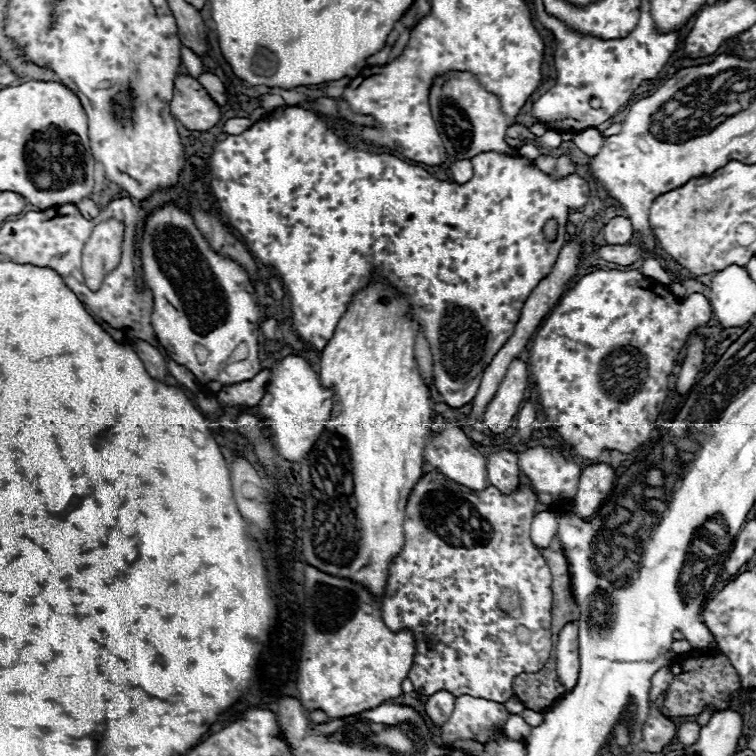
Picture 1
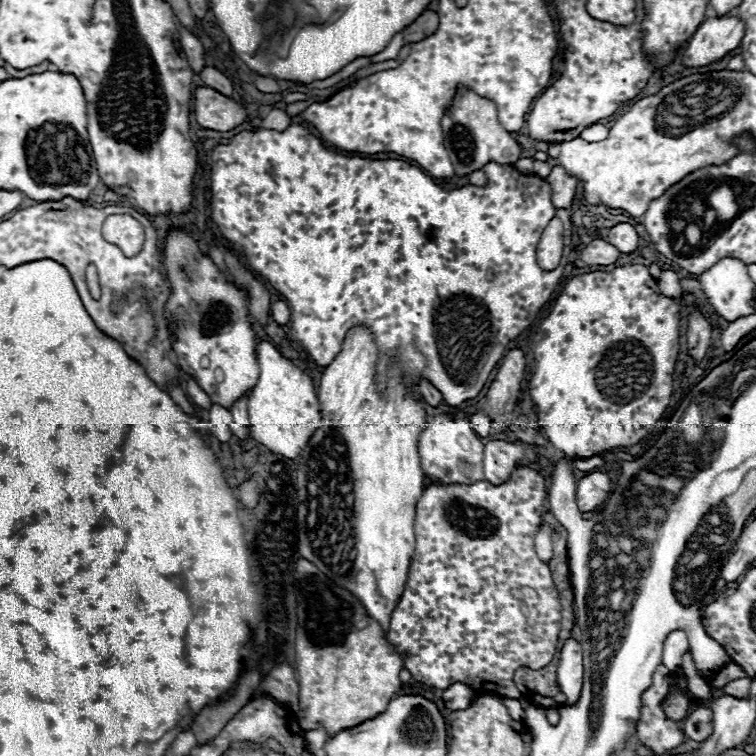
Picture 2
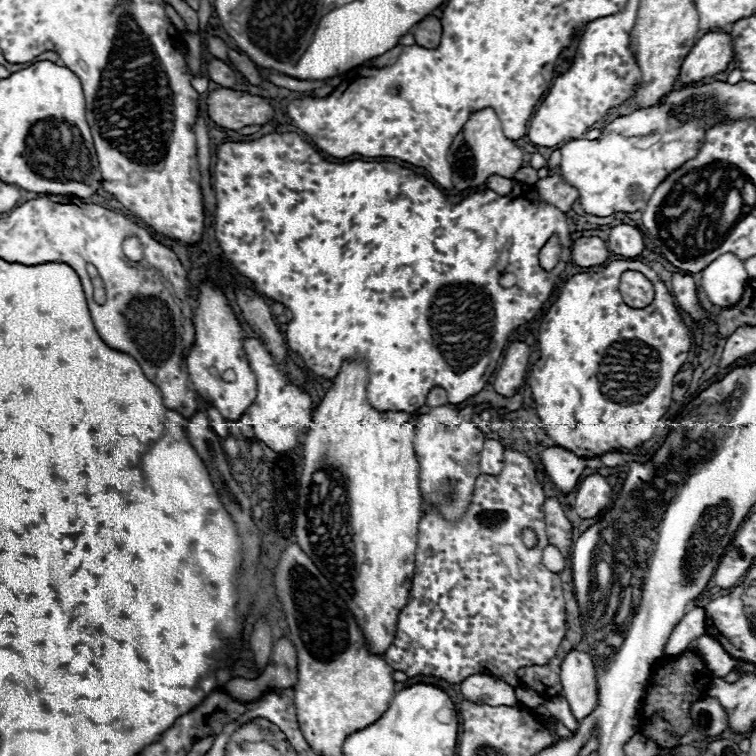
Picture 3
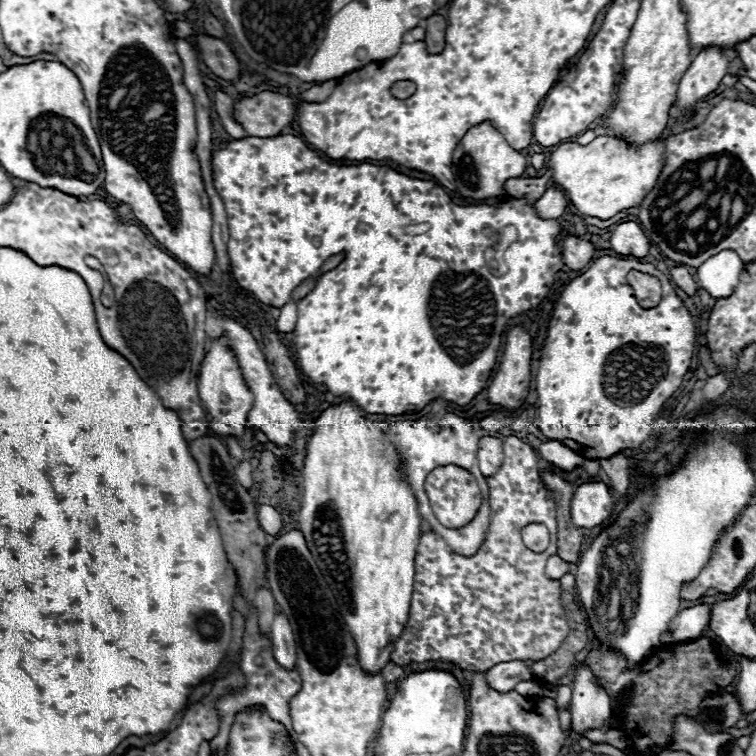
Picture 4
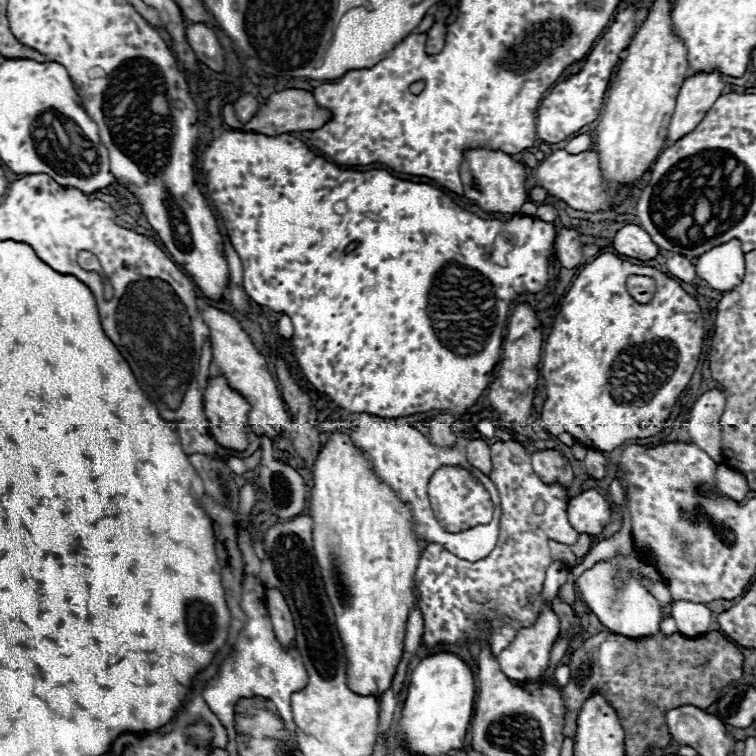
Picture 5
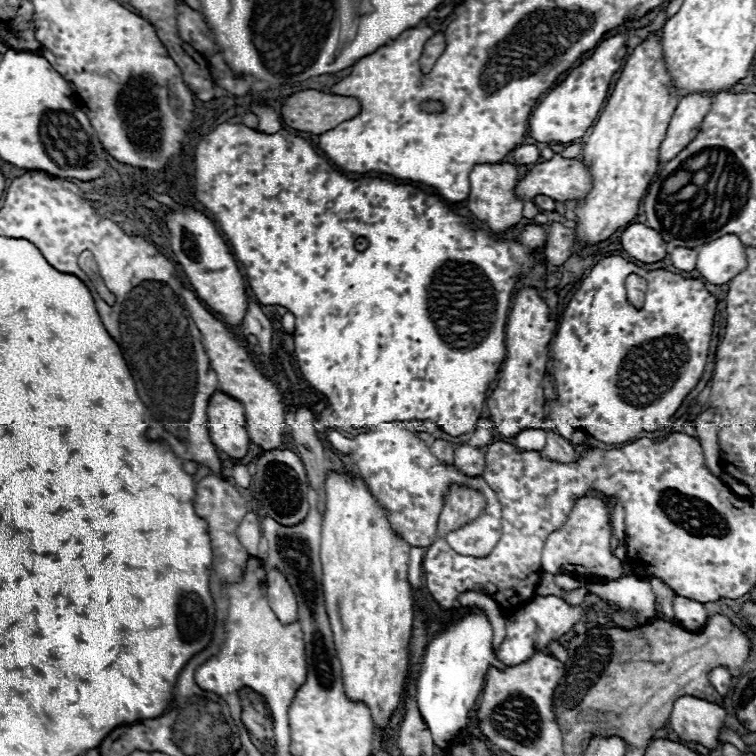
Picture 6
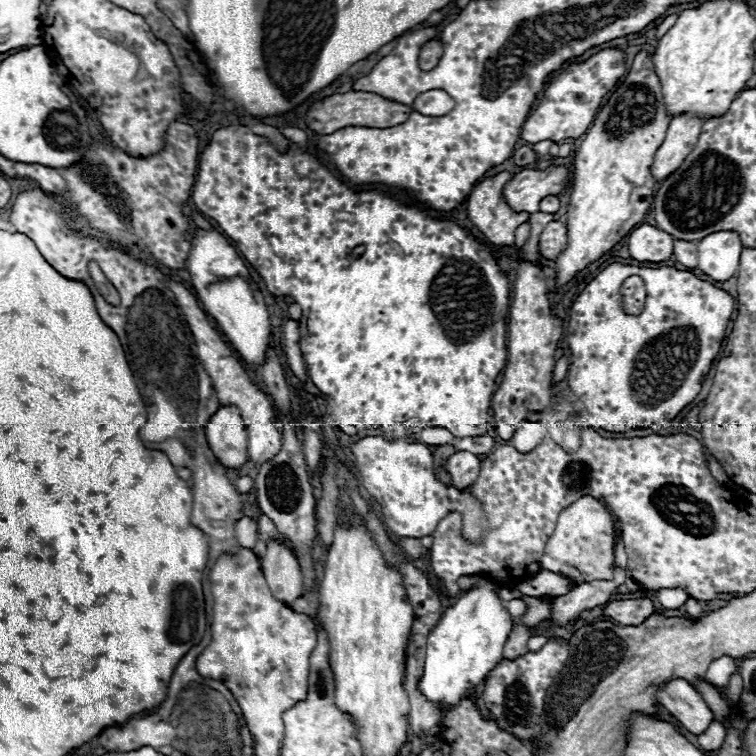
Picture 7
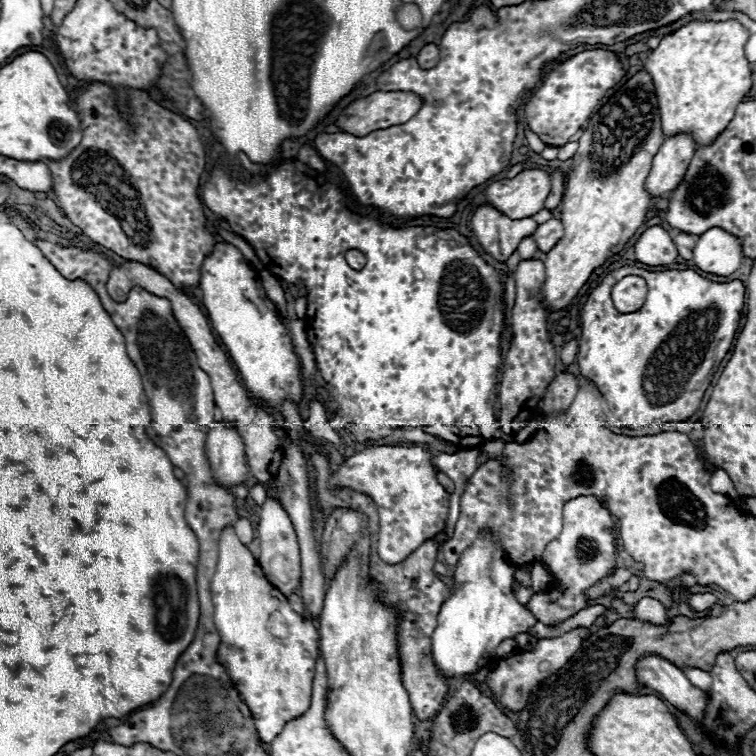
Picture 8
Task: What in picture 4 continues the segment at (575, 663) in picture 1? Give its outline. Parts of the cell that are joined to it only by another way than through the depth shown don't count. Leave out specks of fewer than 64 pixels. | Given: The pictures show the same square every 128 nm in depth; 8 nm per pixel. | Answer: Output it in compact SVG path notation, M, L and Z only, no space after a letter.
M576 662L576 678L572 682L572 730L582 734L586 730L602 728L612 718L612 706L608 692L600 686L590 668Z

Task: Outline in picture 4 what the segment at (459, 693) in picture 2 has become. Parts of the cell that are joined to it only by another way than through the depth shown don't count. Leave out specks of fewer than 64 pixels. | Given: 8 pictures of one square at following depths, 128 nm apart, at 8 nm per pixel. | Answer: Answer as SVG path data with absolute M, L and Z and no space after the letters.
M532 660L500 662L486 672L488 684L498 692L510 692L510 690L514 690L514 686L518 682L534 680L534 674L530 672L530 664L532 664Z

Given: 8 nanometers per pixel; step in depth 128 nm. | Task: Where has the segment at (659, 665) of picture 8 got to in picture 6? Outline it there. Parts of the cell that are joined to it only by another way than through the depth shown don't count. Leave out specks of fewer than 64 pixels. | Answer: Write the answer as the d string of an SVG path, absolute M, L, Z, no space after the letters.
M682 696L674 702L670 712L672 730L680 736L680 740L700 742L706 748L718 748L718 730L726 718L727 710L706 702L696 696Z

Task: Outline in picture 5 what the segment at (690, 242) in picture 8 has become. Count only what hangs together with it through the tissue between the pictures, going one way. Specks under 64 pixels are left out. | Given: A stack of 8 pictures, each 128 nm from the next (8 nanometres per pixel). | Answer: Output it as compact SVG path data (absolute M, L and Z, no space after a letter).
M674 254L672 258L668 258L666 262L666 268L672 276L684 280L684 282L692 282L696 278L696 270L694 270L694 264L688 256L682 256L682 254Z

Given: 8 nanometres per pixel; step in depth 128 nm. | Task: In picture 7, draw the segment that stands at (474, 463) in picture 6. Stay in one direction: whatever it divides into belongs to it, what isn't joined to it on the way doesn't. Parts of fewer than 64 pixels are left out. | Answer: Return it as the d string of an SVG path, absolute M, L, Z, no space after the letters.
M456 452L448 458L446 470L452 478L452 486L468 488L478 478L480 458L476 454L470 454L470 452Z

